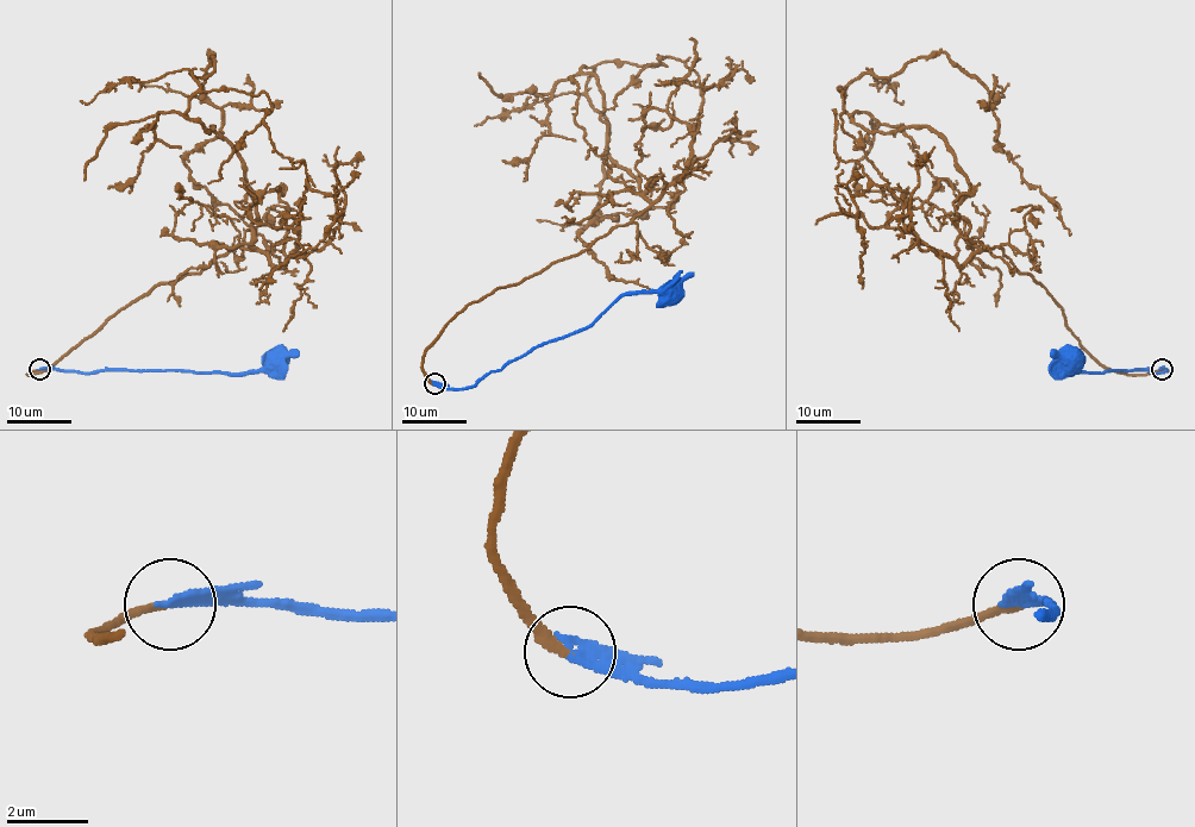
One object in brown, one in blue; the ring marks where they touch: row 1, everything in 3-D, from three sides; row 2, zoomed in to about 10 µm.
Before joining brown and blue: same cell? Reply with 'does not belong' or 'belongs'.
belongs

